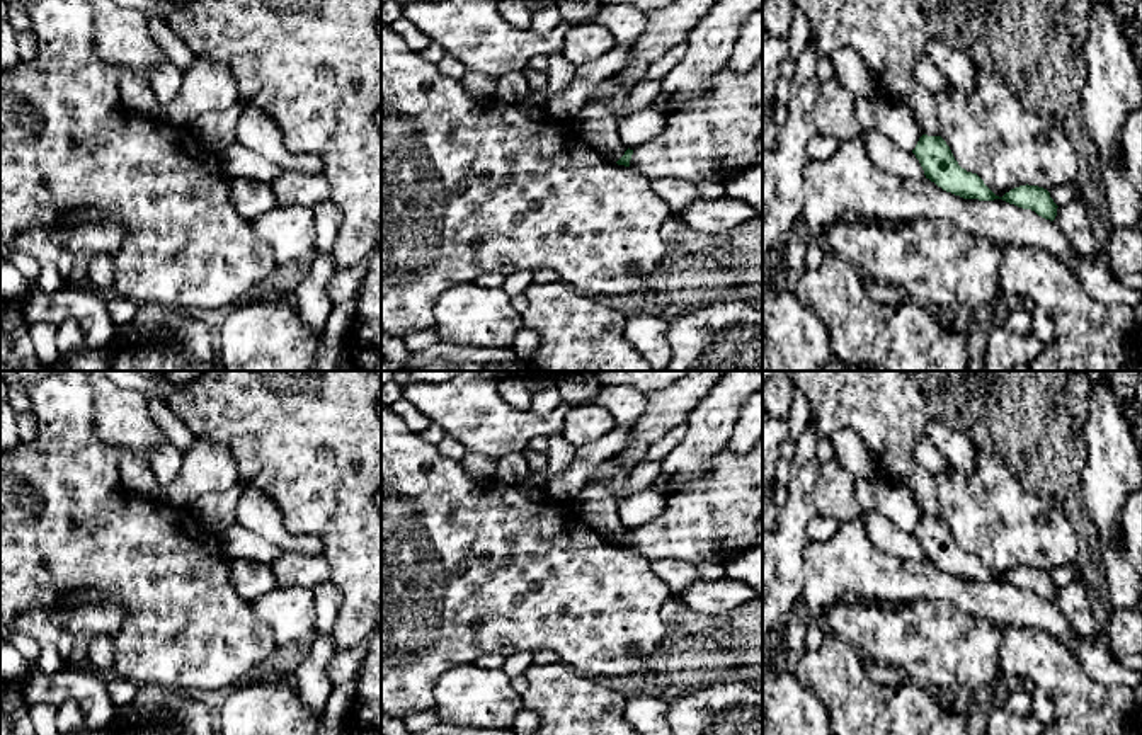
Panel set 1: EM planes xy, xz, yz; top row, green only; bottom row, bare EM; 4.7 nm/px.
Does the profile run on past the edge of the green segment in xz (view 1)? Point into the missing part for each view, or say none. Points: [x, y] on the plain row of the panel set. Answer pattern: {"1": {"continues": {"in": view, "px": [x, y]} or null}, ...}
{"1": {"continues": null}}

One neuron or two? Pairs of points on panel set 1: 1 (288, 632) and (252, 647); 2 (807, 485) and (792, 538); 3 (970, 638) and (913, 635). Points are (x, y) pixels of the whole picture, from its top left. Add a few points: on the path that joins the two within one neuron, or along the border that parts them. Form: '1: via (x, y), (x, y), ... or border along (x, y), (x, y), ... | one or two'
1: border along (251, 604), (252, 611), (268, 625), (278, 645) | two
2: via (799, 499), (799, 511), (792, 524) | one
3: via (957, 638), (926, 638) | one

